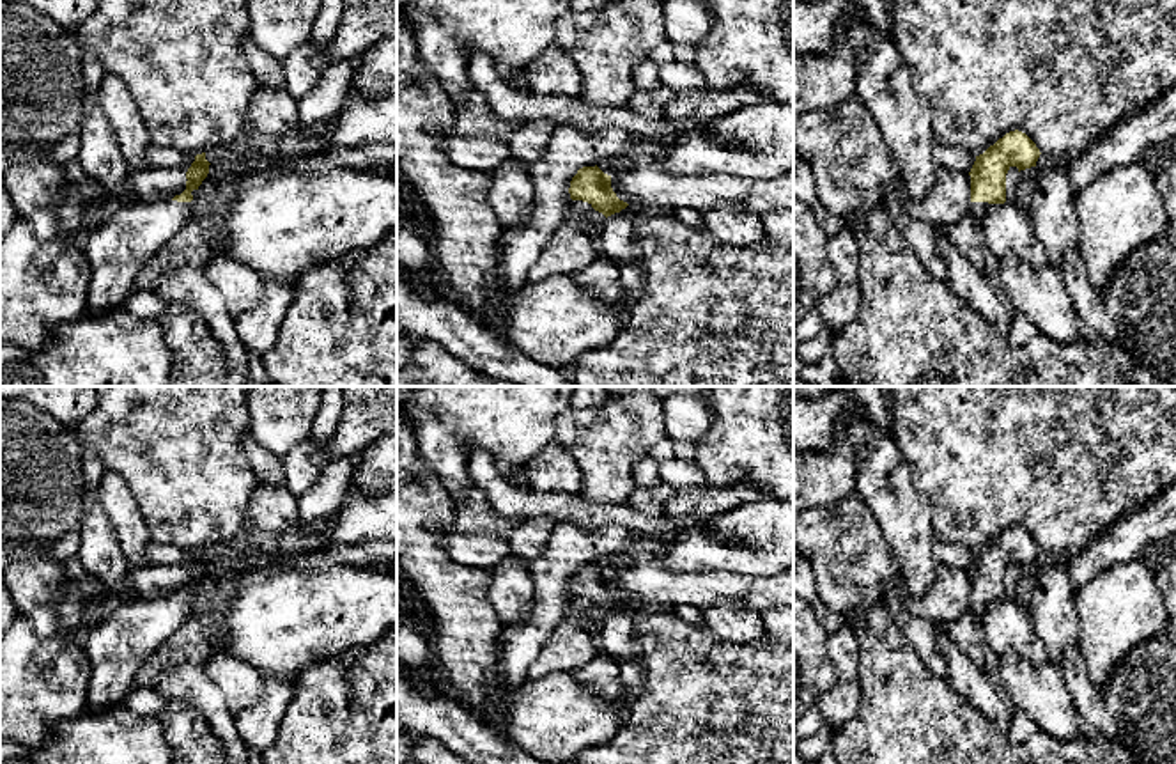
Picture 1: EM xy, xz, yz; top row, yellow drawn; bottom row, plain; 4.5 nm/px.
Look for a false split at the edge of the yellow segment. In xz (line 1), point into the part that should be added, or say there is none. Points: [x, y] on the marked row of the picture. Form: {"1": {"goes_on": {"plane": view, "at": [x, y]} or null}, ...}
{"1": {"goes_on": null}}

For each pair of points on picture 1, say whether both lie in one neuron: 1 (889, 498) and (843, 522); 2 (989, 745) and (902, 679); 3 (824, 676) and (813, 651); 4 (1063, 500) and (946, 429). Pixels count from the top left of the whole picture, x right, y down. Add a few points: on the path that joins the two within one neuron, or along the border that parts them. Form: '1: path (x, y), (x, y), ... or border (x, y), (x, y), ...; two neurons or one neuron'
1: border (854, 493), (868, 509), (888, 546); two neurons
2: path (967, 745), (923, 701); one neuron
3: path (817, 670), (813, 658); one neuron
4: path (1035, 484), (992, 444), (983, 444), (974, 435); one neuron

